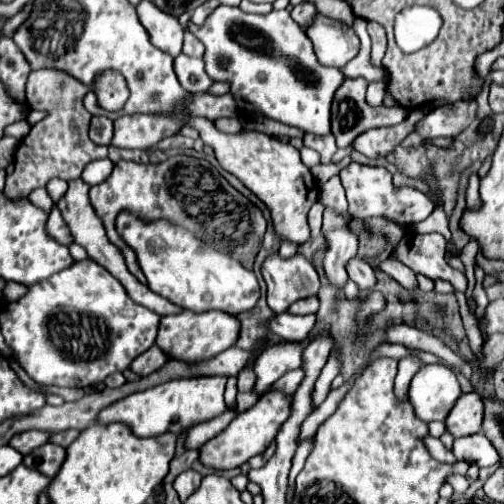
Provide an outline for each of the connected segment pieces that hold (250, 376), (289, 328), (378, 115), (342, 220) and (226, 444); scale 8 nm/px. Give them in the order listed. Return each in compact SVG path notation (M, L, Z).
M249 365L249 367L245 367L245 371L241 371L239 377L237 377L237 391L239 391L239 393L251 391L253 385L255 385L255 373L253 373L253 365Z
M283 313L273 317L267 325L273 333L281 335L287 341L305 341L317 323L315 315L291 315Z
M363 77L345 79L341 83L341 87L335 91L335 97L333 97L333 103L331 103L331 133L337 139L337 147L347 147L355 137L359 137L363 131L367 131L371 127L397 125L397 123L401 123L407 117L408 112L399 105L392 107L369 107L365 103L365 91L367 91L367 81Z
M329 207L323 213L323 237L327 239L327 253L323 267L327 279L339 289L349 279L345 271L345 263L353 255L357 255L357 247L359 247L359 237L349 229L349 223L351 223L349 217L343 217Z
M279 389L265 393L253 407L239 413L225 431L221 431L217 437L213 437L211 441L207 441L201 447L201 463L207 467L215 467L215 469L241 467L251 457L261 455L271 445L271 441L277 437L281 425L289 419L289 415L291 415L291 397L289 395L285 395Z

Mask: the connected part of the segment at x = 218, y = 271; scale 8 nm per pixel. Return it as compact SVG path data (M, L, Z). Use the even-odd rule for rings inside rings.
M121 211L115 225L121 239L135 251L137 263L153 293L195 313L219 309L237 315L255 307L259 299L255 273L245 269L237 259L201 243L181 225L173 225L167 219L147 221L129 211Z

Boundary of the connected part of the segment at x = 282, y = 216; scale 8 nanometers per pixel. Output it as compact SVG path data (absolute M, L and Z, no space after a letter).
M191 119L189 123L201 135L201 141L209 145L219 161L219 165L235 175L251 193L255 193L269 209L273 229L281 241L293 241L297 245L309 239L307 213L311 205L319 199L315 189L315 179L311 171L301 163L299 151L291 143L283 143L259 131L243 131L227 135L215 129L209 119Z

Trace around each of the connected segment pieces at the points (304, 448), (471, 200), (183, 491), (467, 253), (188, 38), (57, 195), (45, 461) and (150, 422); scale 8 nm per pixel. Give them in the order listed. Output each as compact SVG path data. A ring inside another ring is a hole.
M305 439L305 441L297 447L297 451L295 451L295 455L293 455L291 471L289 471L289 487L295 487L295 477L297 477L297 473L303 469L305 459L307 459L311 447L313 447L313 439Z
M472 174L466 191L466 203L470 209L479 209L481 201L479 199L480 178L477 174Z
M187 469L187 471L183 471L181 475L177 475L177 479L173 481L173 487L175 487L175 491L179 493L179 499L185 501L185 499L195 491L195 487L199 487L201 479L203 479L201 473L195 471L195 469Z
M470 239L469 243L464 247L459 259L465 267L465 275L468 280L468 287L465 292L467 298L472 297L472 292L476 284L474 275L475 258L479 251L479 245L475 239Z
M189 31L185 33L185 45L183 45L183 53L189 57L203 57L203 43L199 43L199 39L195 39L195 35L191 35Z
M51 179L49 183L47 183L47 193L51 195L51 199L57 203L63 195L65 195L65 191L67 191L67 181L61 181L61 179Z
M45 443L43 447L37 447L29 455L25 455L23 465L31 467L35 471L43 471L43 475L47 475L47 477L55 477L61 469L63 461L65 461L65 447L61 447L57 443Z
M215 375L215 377L187 377L187 379L171 379L167 383L161 383L157 387L151 387L147 391L139 391L129 395L127 399L121 399L119 403L113 403L111 407L105 407L99 413L99 423L129 423L135 435L139 437L151 437L159 435L163 431L185 431L199 421L213 419L221 415L227 407L223 401L227 377Z

